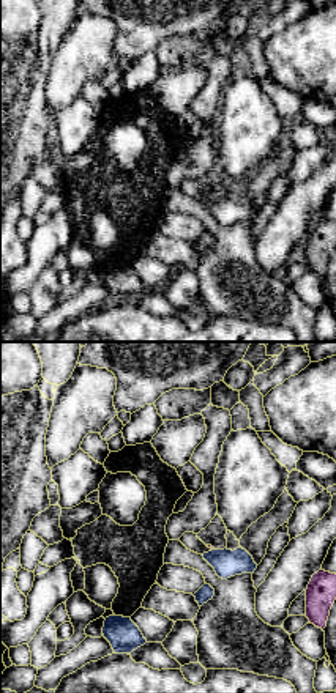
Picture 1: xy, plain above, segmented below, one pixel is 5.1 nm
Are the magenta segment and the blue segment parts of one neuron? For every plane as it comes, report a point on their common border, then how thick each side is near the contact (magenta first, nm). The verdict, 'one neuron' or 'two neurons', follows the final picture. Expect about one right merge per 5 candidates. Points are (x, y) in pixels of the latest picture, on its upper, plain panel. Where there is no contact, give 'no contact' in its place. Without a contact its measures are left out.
no contact

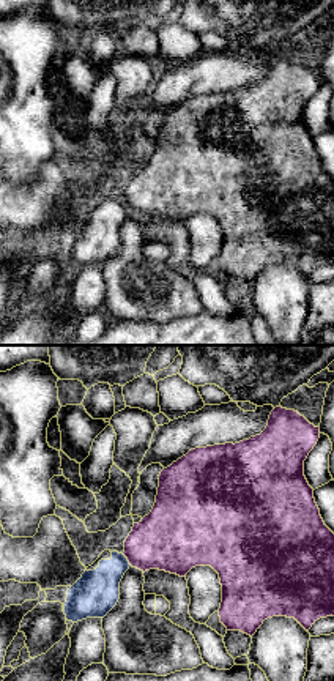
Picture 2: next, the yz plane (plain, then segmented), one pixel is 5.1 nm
meets magenta at (128, 207); 340 nm thick on the magenta side, 220 nm on the other

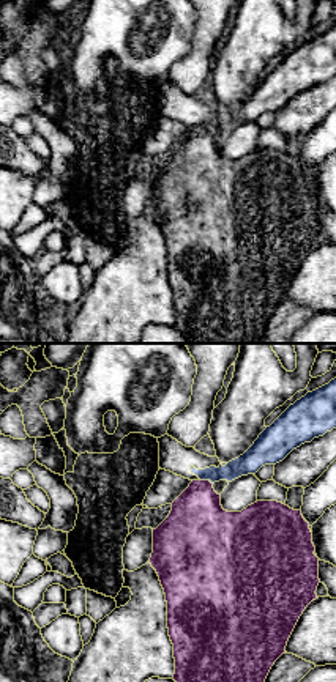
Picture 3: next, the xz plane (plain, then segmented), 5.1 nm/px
meets magenta at (205, 128); 320 nm thick on the magenta side, 110 nm on the other

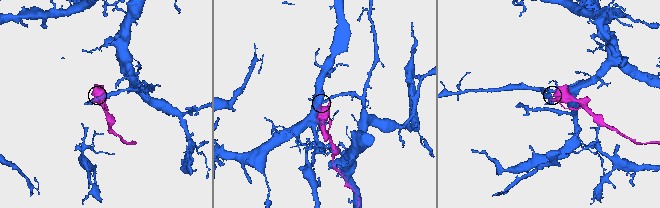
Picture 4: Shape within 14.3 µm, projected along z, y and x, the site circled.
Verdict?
two neurons

